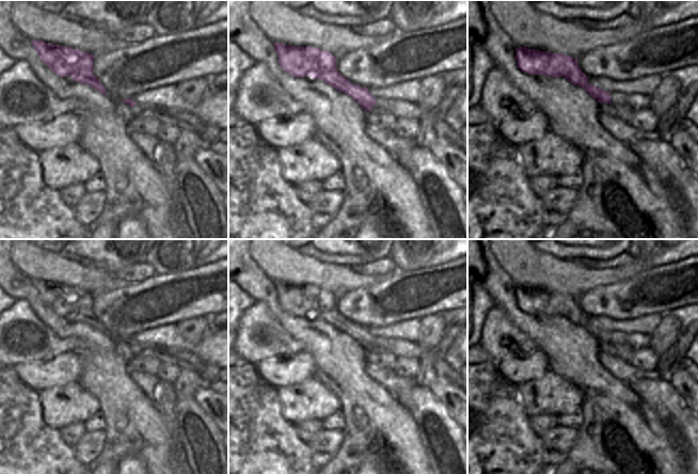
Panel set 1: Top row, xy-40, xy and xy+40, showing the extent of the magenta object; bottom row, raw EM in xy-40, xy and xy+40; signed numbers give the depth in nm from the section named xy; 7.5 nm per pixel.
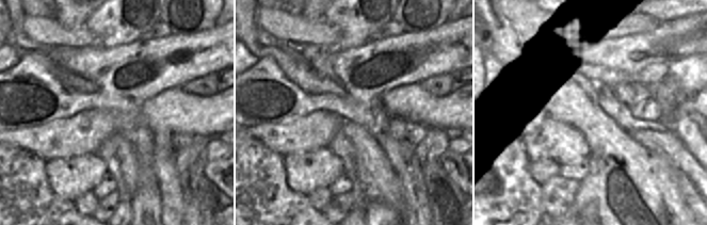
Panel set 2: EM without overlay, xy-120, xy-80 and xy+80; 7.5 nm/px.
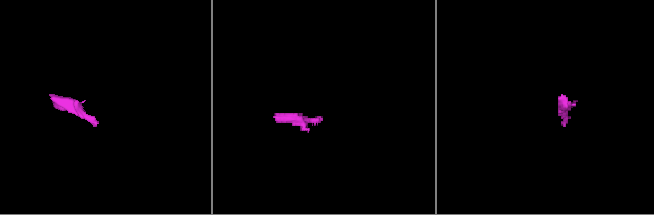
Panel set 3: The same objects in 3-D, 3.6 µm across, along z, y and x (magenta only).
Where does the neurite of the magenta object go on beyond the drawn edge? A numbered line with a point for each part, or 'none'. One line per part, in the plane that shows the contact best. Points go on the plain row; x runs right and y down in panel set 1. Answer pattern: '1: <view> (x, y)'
none

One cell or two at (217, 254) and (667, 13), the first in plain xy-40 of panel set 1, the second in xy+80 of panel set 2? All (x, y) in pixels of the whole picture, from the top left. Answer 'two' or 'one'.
one

